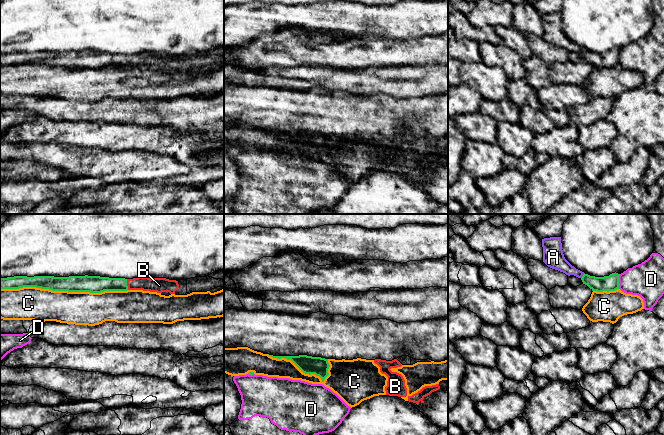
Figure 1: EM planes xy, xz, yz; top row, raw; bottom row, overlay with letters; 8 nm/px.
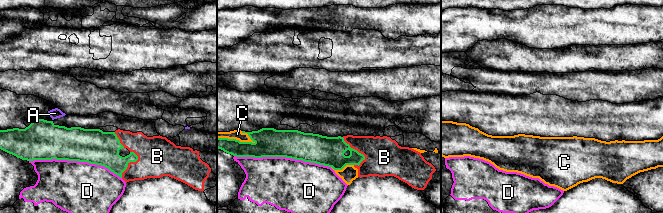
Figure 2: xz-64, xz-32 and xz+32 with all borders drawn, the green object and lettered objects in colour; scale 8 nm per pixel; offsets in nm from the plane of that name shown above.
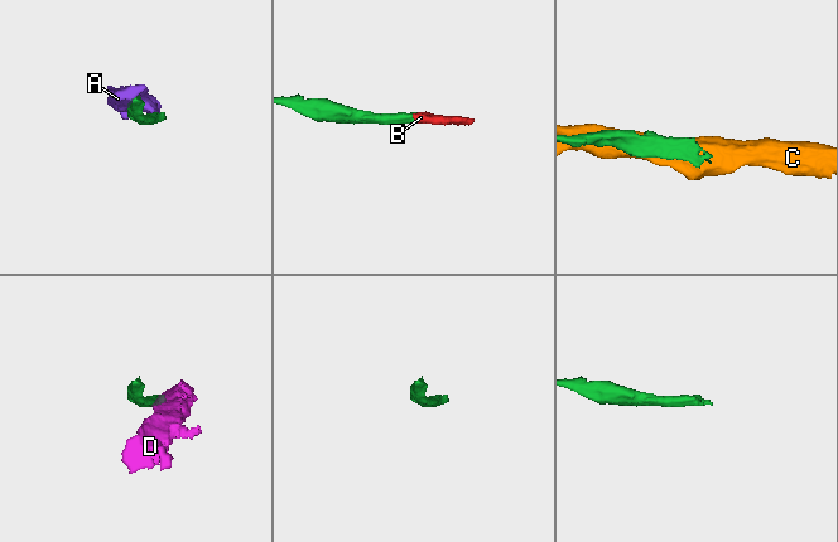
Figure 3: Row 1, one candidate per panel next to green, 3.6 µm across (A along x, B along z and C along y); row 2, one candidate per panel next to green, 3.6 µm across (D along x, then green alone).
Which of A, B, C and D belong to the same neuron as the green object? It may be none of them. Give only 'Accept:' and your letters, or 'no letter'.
Accept: B

